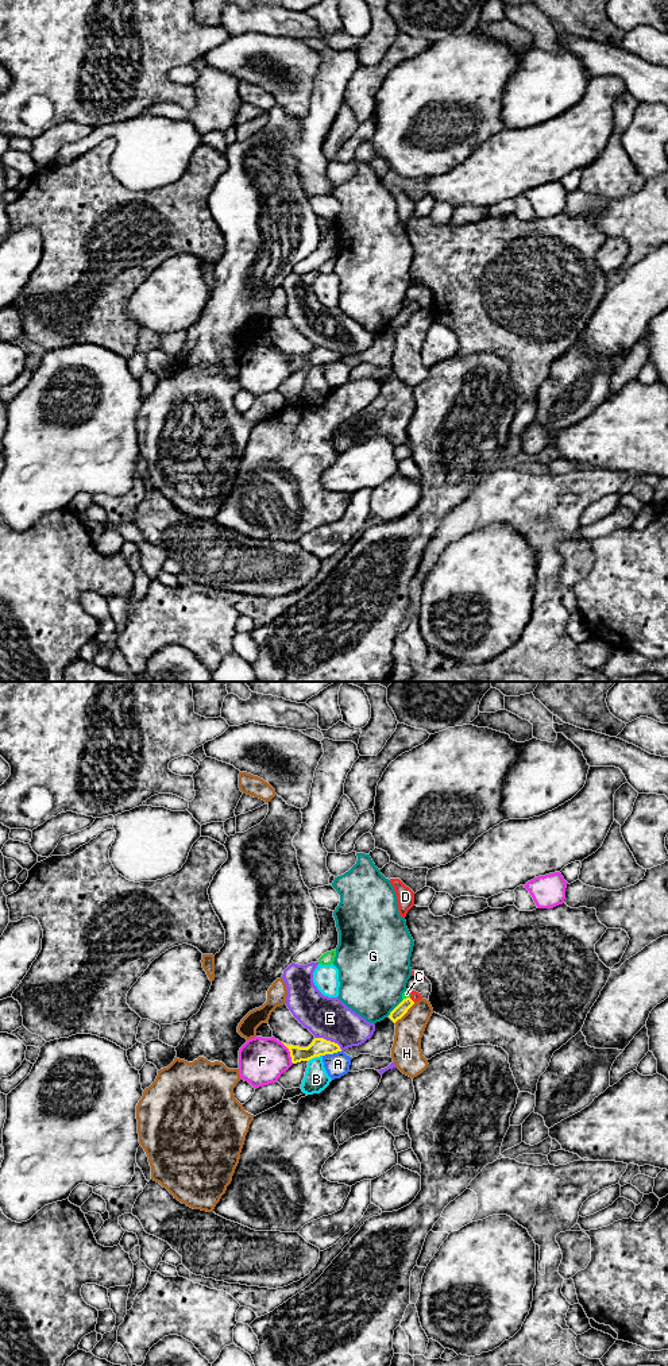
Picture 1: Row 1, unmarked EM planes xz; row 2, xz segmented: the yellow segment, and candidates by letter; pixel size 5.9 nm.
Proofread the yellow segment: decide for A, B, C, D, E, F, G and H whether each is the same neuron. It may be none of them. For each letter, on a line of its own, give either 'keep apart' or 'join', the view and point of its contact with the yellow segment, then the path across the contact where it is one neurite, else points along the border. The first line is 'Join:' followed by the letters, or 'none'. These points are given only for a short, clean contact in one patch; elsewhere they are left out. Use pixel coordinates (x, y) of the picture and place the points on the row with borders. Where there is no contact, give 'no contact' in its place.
Join: D
A: keep apart | xz (331, 1053) | along xz (340, 1050), (323, 1056)
B: keep apart | xz (315, 1056) | along xz (321, 1054), (308, 1060)
C: keep apart | xz (406, 998) | along xz (409, 996), (402, 1000)
D: join | xz (410, 999) | across xz (405, 1004), (410, 999), (414, 996)
E: keep apart | xz (329, 1041) | along xz (315, 1037), (334, 1041), (342, 1050)
F: keep apart | xz (290, 1053)
G: keep apart | xz (394, 1008)
H: keep apart | xz (404, 1014)

